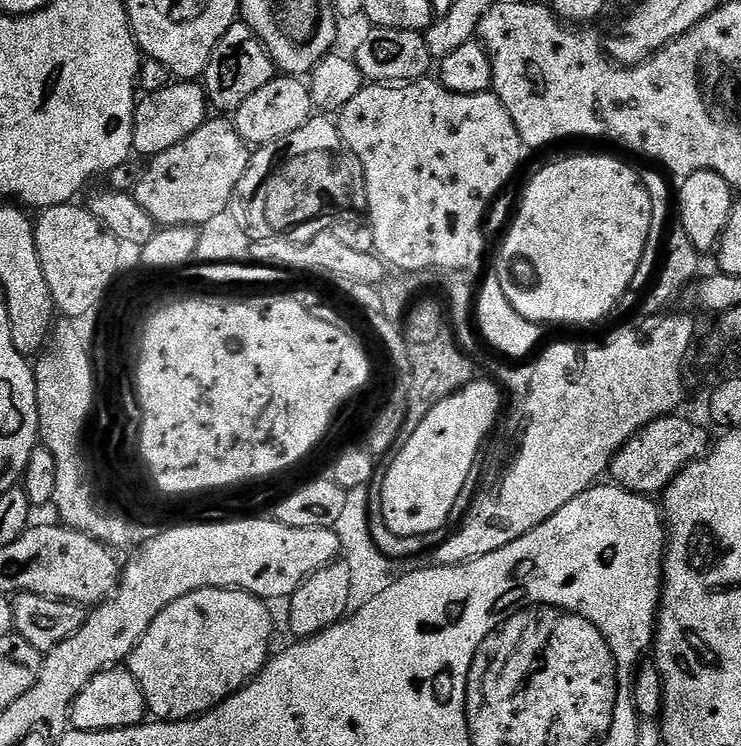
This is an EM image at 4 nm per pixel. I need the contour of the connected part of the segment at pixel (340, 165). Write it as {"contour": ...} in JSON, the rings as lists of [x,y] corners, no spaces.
{"contour":[[[324,114],[313,115],[306,126],[294,130],[294,134],[286,134],[286,138],[278,138],[273,144],[257,147],[251,153],[246,174],[242,174],[242,182],[238,182],[230,205],[234,218],[252,242],[307,242],[318,234],[333,231],[337,224],[351,217],[348,216],[351,212],[363,213],[367,207],[362,162],[358,162],[356,155],[344,145],[337,121]]]}

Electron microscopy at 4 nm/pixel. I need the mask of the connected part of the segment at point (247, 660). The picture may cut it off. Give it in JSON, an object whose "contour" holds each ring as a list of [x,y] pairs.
{"contour":[[[203,588],[170,602],[170,606],[150,622],[150,630],[146,630],[142,642],[138,642],[126,661],[128,671],[134,674],[148,703],[148,712],[156,715],[153,717],[157,721],[195,720],[255,680],[270,659],[272,616],[268,608],[265,601],[238,588]]]}

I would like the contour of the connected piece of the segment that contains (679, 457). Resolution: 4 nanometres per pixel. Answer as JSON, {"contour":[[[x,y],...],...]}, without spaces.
{"contour":[[[680,415],[663,416],[635,432],[612,459],[611,479],[621,488],[639,492],[642,496],[652,496],[663,493],[685,466],[701,459],[710,447],[708,432]]]}

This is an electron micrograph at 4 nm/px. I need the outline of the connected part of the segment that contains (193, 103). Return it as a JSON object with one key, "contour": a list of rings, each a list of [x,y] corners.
{"contour":[[[172,82],[162,90],[147,93],[136,106],[132,131],[135,155],[151,158],[178,146],[178,142],[190,138],[190,134],[194,134],[194,130],[198,130],[198,126],[202,126],[209,116],[208,94],[199,83]]]}

